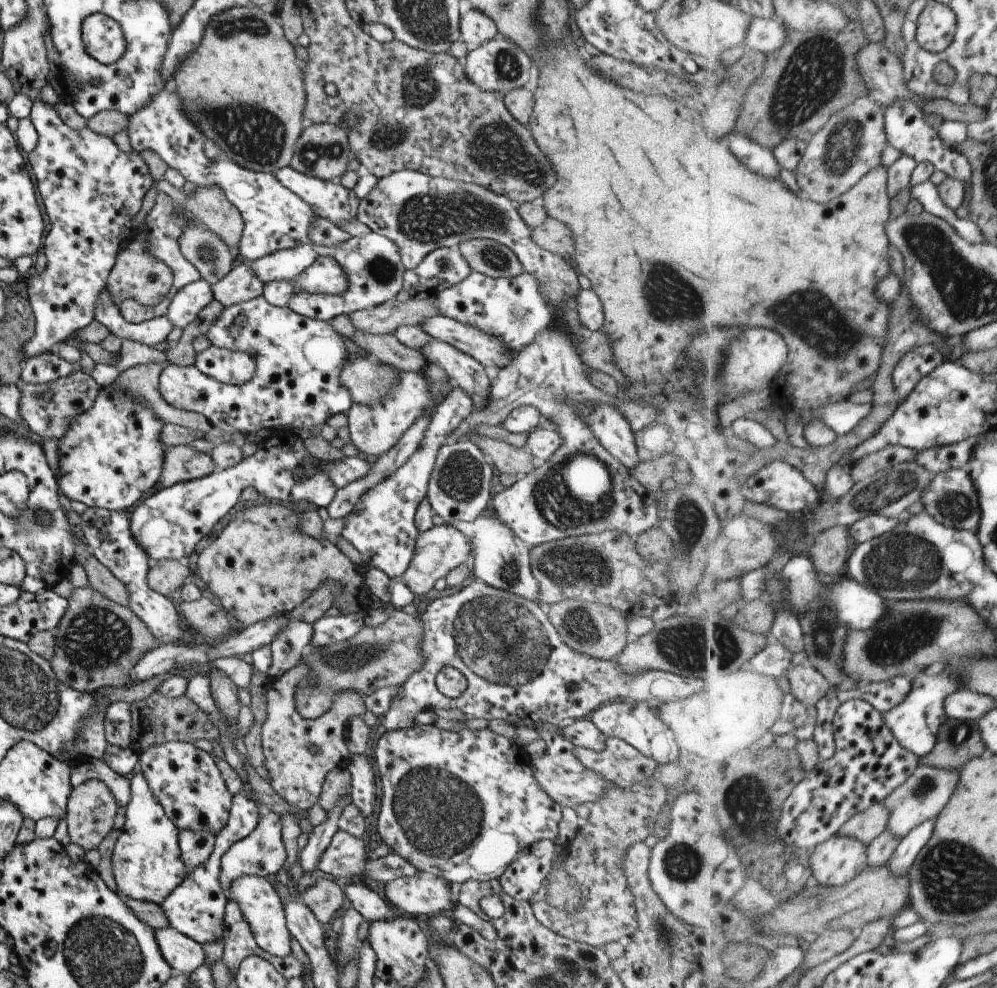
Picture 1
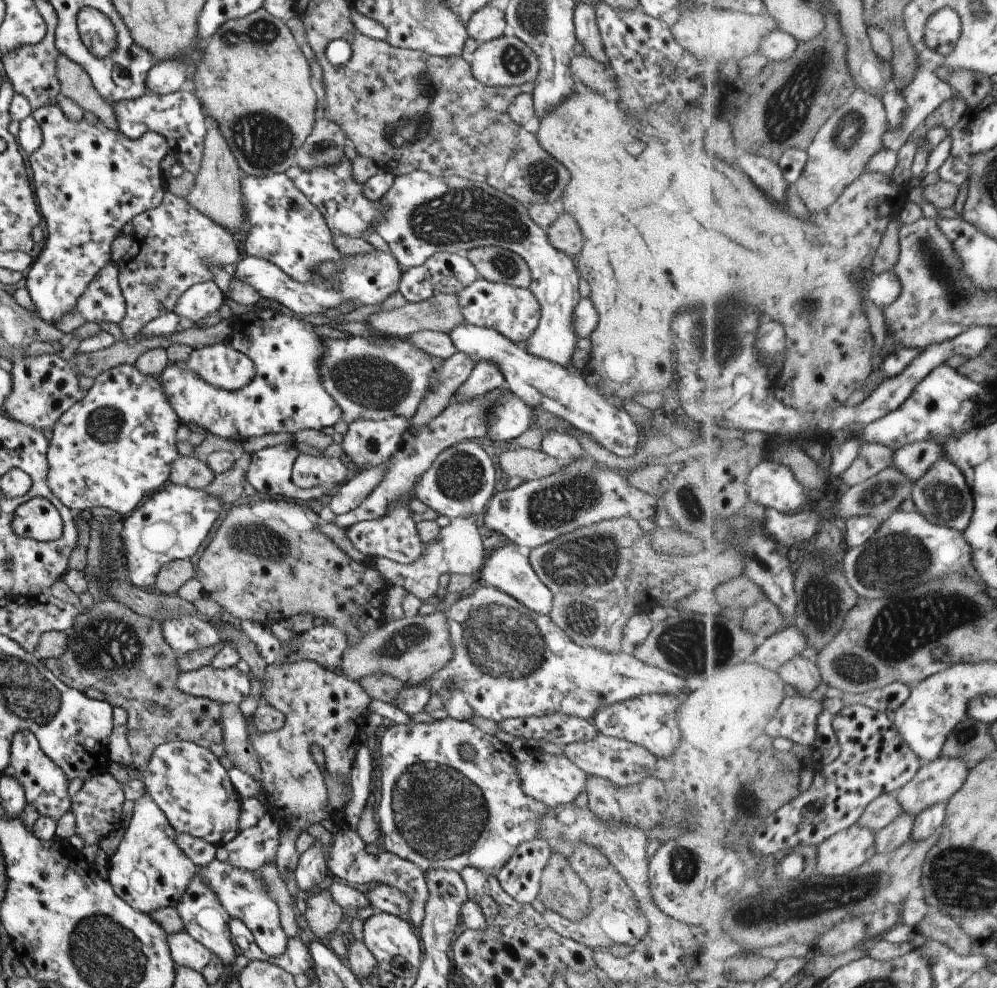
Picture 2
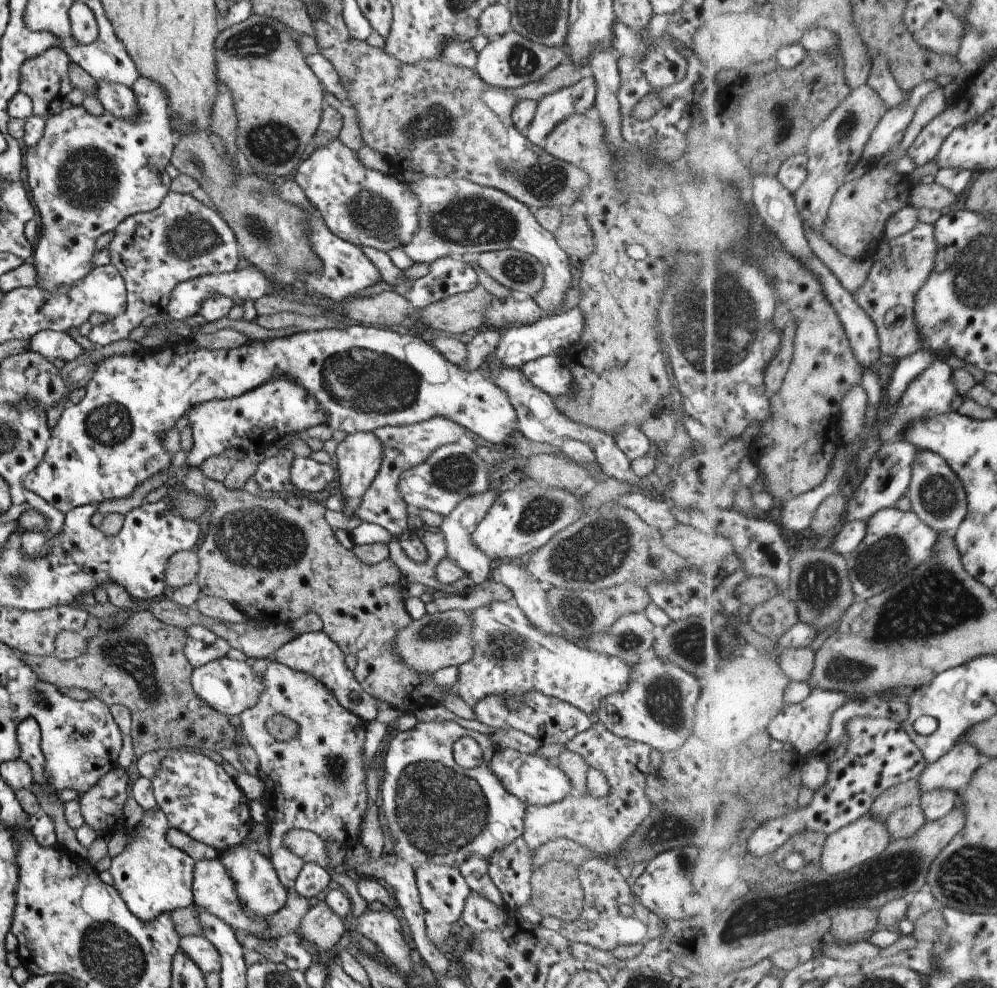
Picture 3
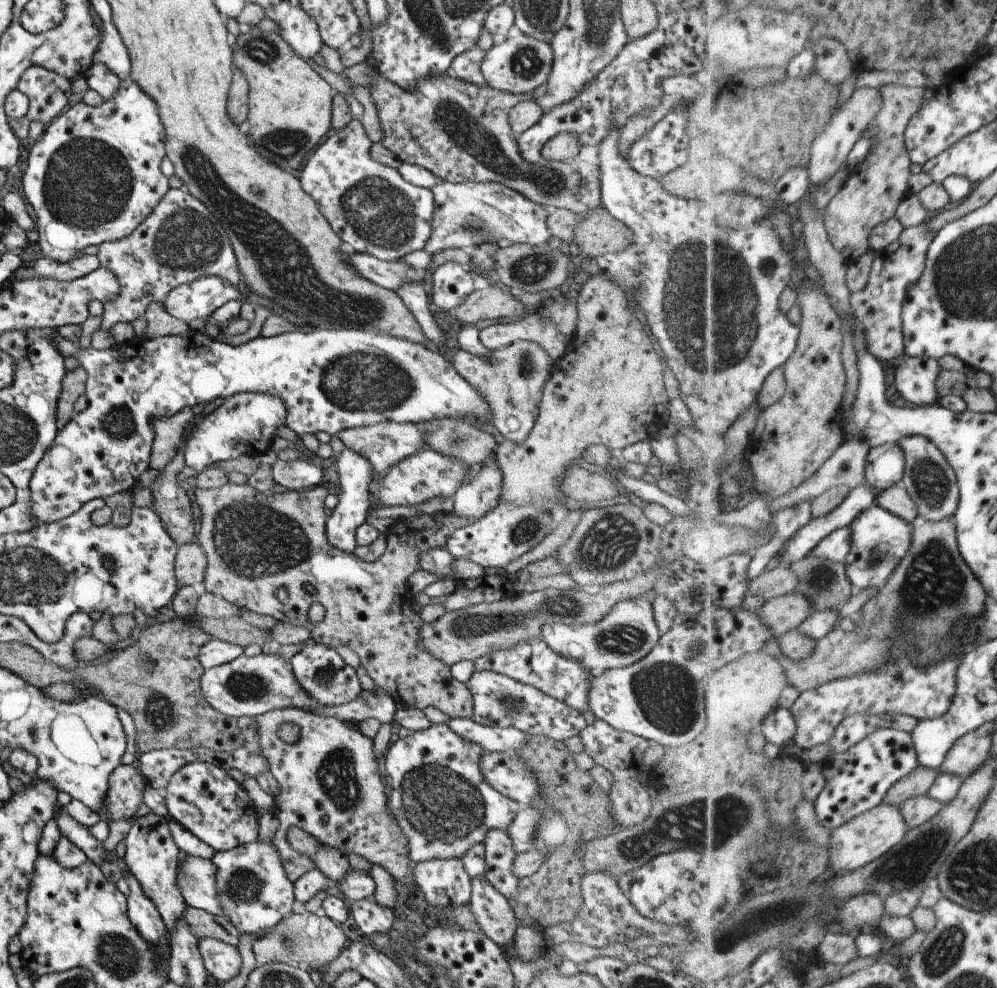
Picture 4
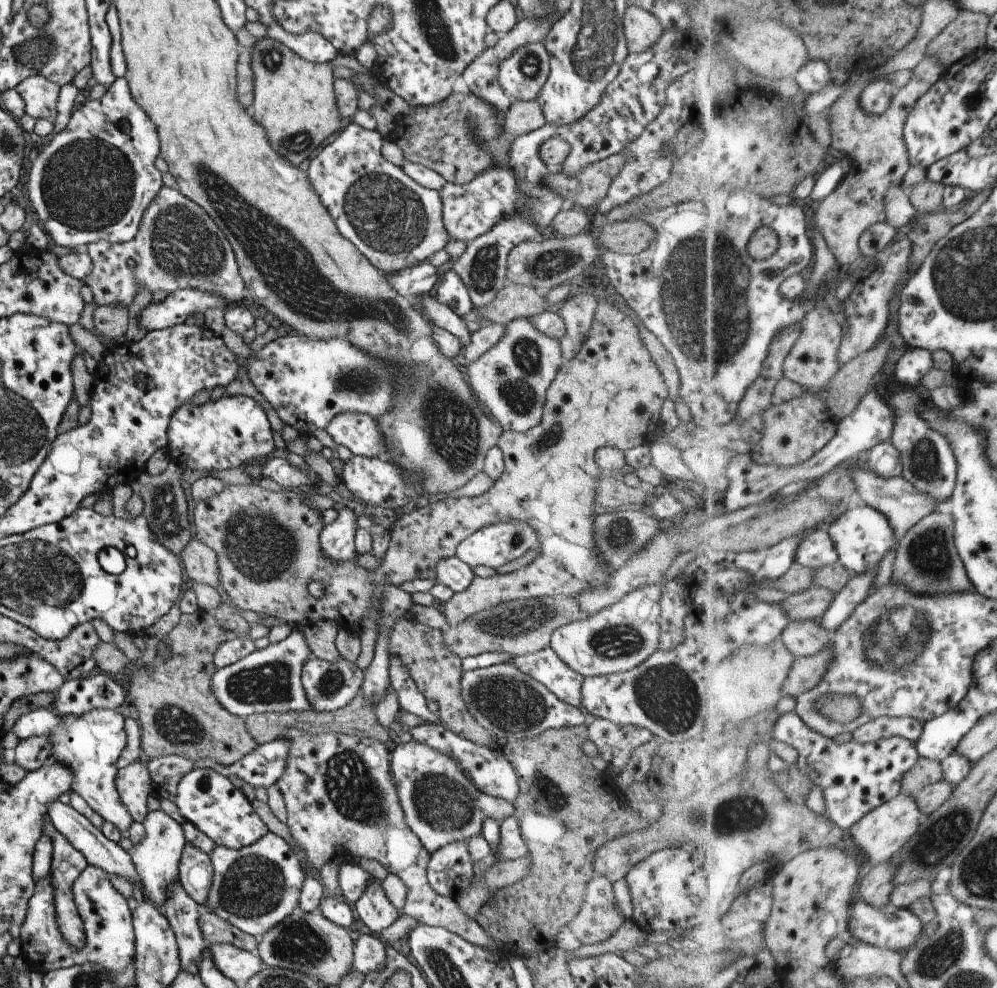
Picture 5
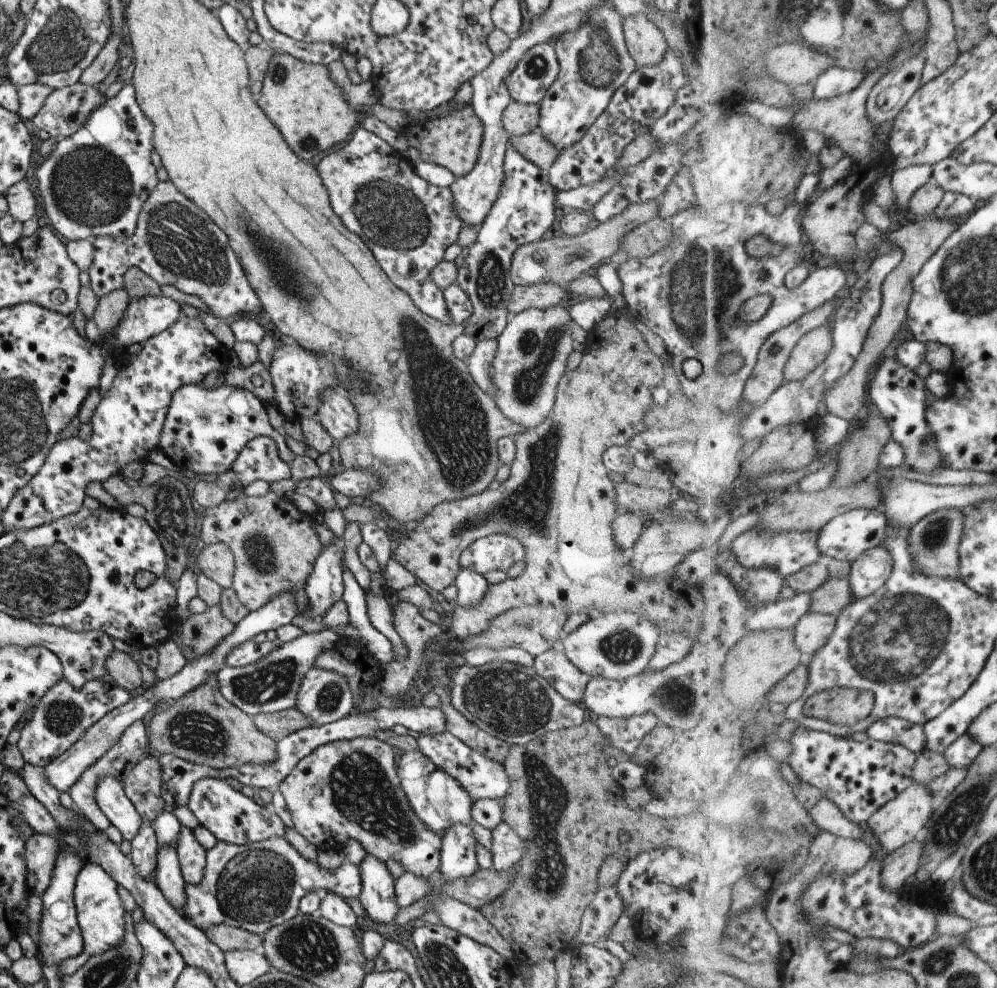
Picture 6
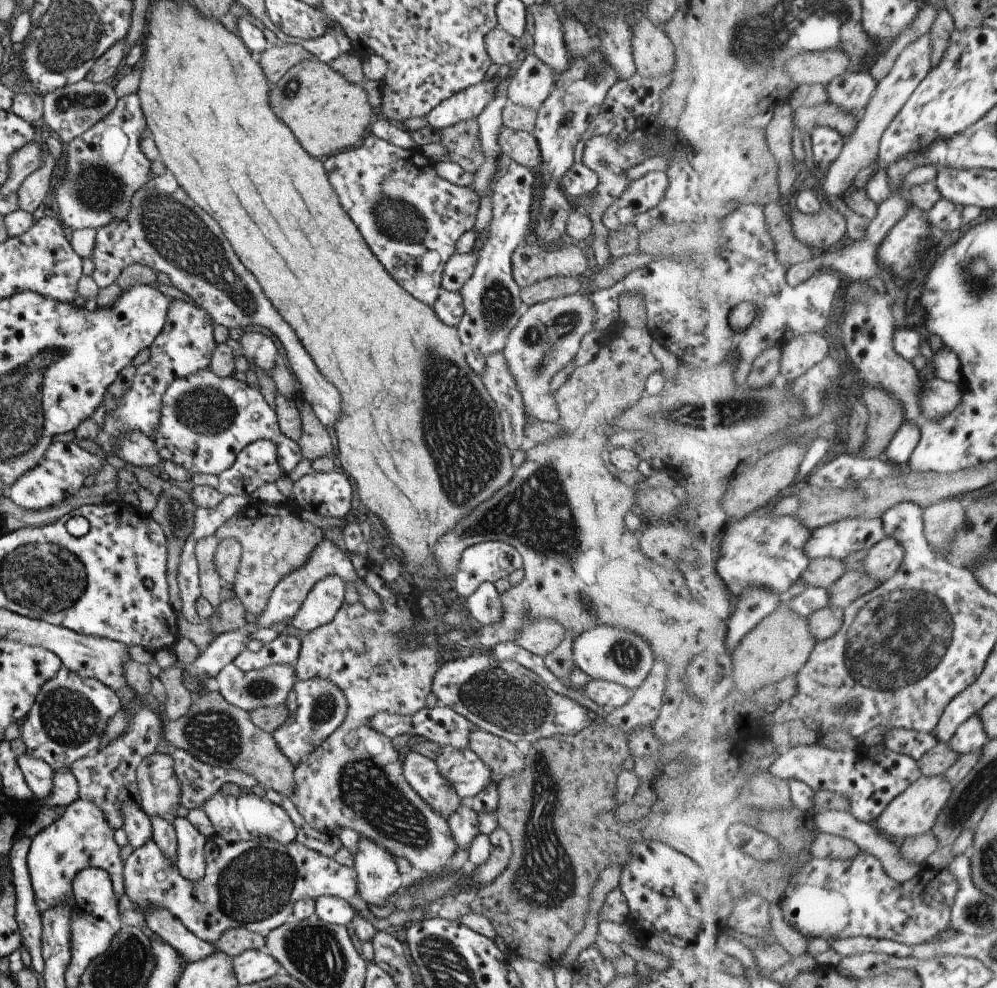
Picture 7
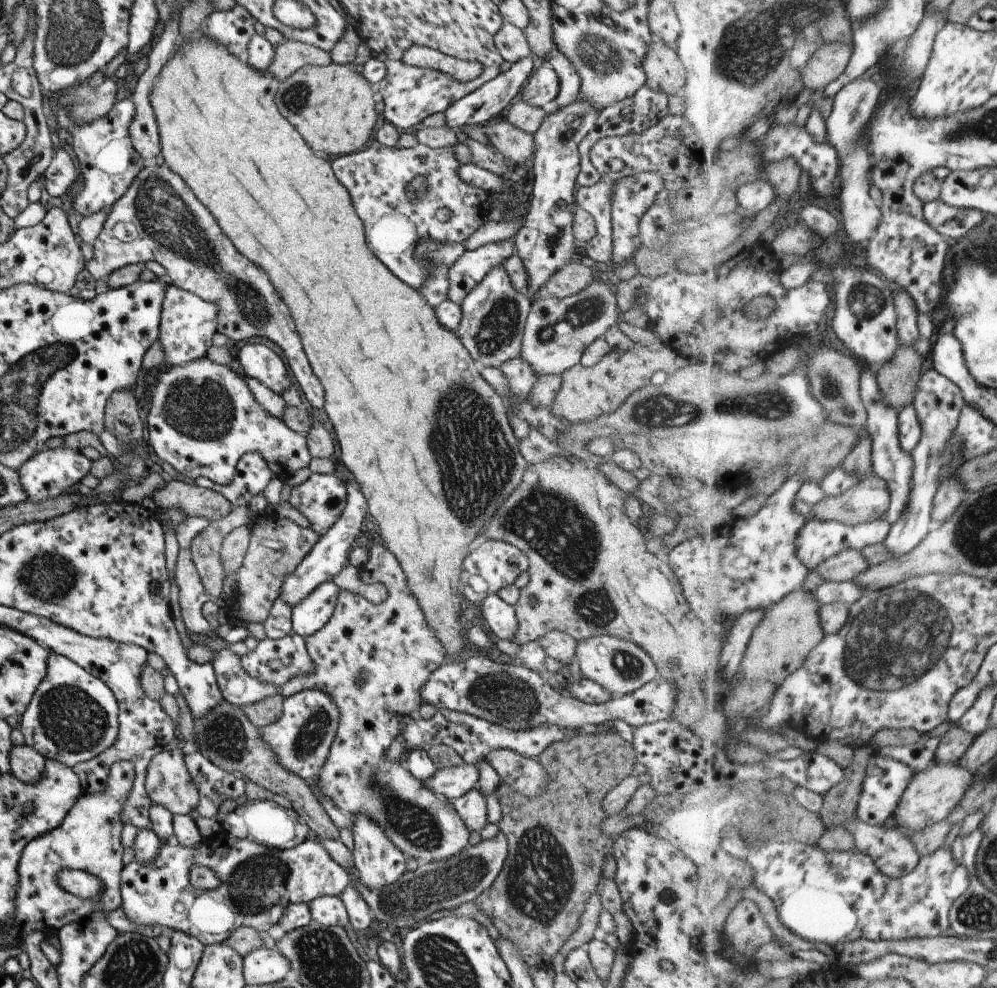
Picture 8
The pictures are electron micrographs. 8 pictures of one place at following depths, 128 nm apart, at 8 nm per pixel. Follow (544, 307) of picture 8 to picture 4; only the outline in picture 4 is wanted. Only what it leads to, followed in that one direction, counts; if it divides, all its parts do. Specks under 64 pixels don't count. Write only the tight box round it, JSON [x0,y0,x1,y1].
[448,339,555,444]

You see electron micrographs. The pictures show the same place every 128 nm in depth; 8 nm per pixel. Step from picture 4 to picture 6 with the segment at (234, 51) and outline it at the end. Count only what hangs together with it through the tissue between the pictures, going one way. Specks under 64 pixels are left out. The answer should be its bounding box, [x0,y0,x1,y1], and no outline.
[257,52,361,160]

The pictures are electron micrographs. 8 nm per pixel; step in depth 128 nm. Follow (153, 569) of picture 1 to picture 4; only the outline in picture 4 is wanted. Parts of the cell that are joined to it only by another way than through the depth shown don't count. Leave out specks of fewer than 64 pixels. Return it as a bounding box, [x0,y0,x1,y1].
[173,542,207,586]

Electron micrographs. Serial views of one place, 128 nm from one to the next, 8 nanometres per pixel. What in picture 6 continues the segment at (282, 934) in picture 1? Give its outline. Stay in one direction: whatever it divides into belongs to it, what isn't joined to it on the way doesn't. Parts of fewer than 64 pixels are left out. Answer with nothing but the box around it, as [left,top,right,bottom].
[176,827,206,885]

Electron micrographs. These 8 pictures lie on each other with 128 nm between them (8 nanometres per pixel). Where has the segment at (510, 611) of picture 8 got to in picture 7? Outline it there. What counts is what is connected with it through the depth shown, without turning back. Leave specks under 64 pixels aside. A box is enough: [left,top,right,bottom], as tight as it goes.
[465,582,501,625]

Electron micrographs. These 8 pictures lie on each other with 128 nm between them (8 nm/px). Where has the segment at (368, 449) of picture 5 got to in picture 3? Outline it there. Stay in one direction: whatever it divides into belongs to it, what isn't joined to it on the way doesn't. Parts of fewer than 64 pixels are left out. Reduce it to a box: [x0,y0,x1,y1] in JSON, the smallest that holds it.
[354,416,465,538]

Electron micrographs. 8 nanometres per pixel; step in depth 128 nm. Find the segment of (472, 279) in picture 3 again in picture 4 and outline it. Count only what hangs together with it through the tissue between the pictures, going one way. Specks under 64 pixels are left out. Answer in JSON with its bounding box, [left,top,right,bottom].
[428,261,473,311]

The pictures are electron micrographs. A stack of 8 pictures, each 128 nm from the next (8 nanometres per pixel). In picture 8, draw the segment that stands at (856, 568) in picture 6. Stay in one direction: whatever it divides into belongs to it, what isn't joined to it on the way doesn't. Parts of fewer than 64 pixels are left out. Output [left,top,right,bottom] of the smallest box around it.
[884,368,965,559]

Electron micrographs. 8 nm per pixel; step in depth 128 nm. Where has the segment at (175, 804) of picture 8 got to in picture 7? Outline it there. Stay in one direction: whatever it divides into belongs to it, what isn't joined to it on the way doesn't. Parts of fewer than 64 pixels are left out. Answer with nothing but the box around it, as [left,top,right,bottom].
[135,752,179,823]

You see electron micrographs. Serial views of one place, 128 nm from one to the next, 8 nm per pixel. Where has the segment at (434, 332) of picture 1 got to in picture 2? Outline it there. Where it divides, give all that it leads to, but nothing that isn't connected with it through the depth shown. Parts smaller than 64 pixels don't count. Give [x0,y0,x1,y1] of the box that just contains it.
[447,323,641,457]

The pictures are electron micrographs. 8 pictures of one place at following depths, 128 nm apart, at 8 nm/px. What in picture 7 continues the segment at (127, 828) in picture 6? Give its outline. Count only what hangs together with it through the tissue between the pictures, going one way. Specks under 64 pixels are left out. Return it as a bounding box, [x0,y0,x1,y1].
[119,802,151,849]

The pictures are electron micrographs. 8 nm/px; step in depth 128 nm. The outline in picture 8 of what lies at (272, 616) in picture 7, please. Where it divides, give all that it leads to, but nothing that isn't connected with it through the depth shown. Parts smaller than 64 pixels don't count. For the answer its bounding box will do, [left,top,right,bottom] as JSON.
[278,470,367,607]

